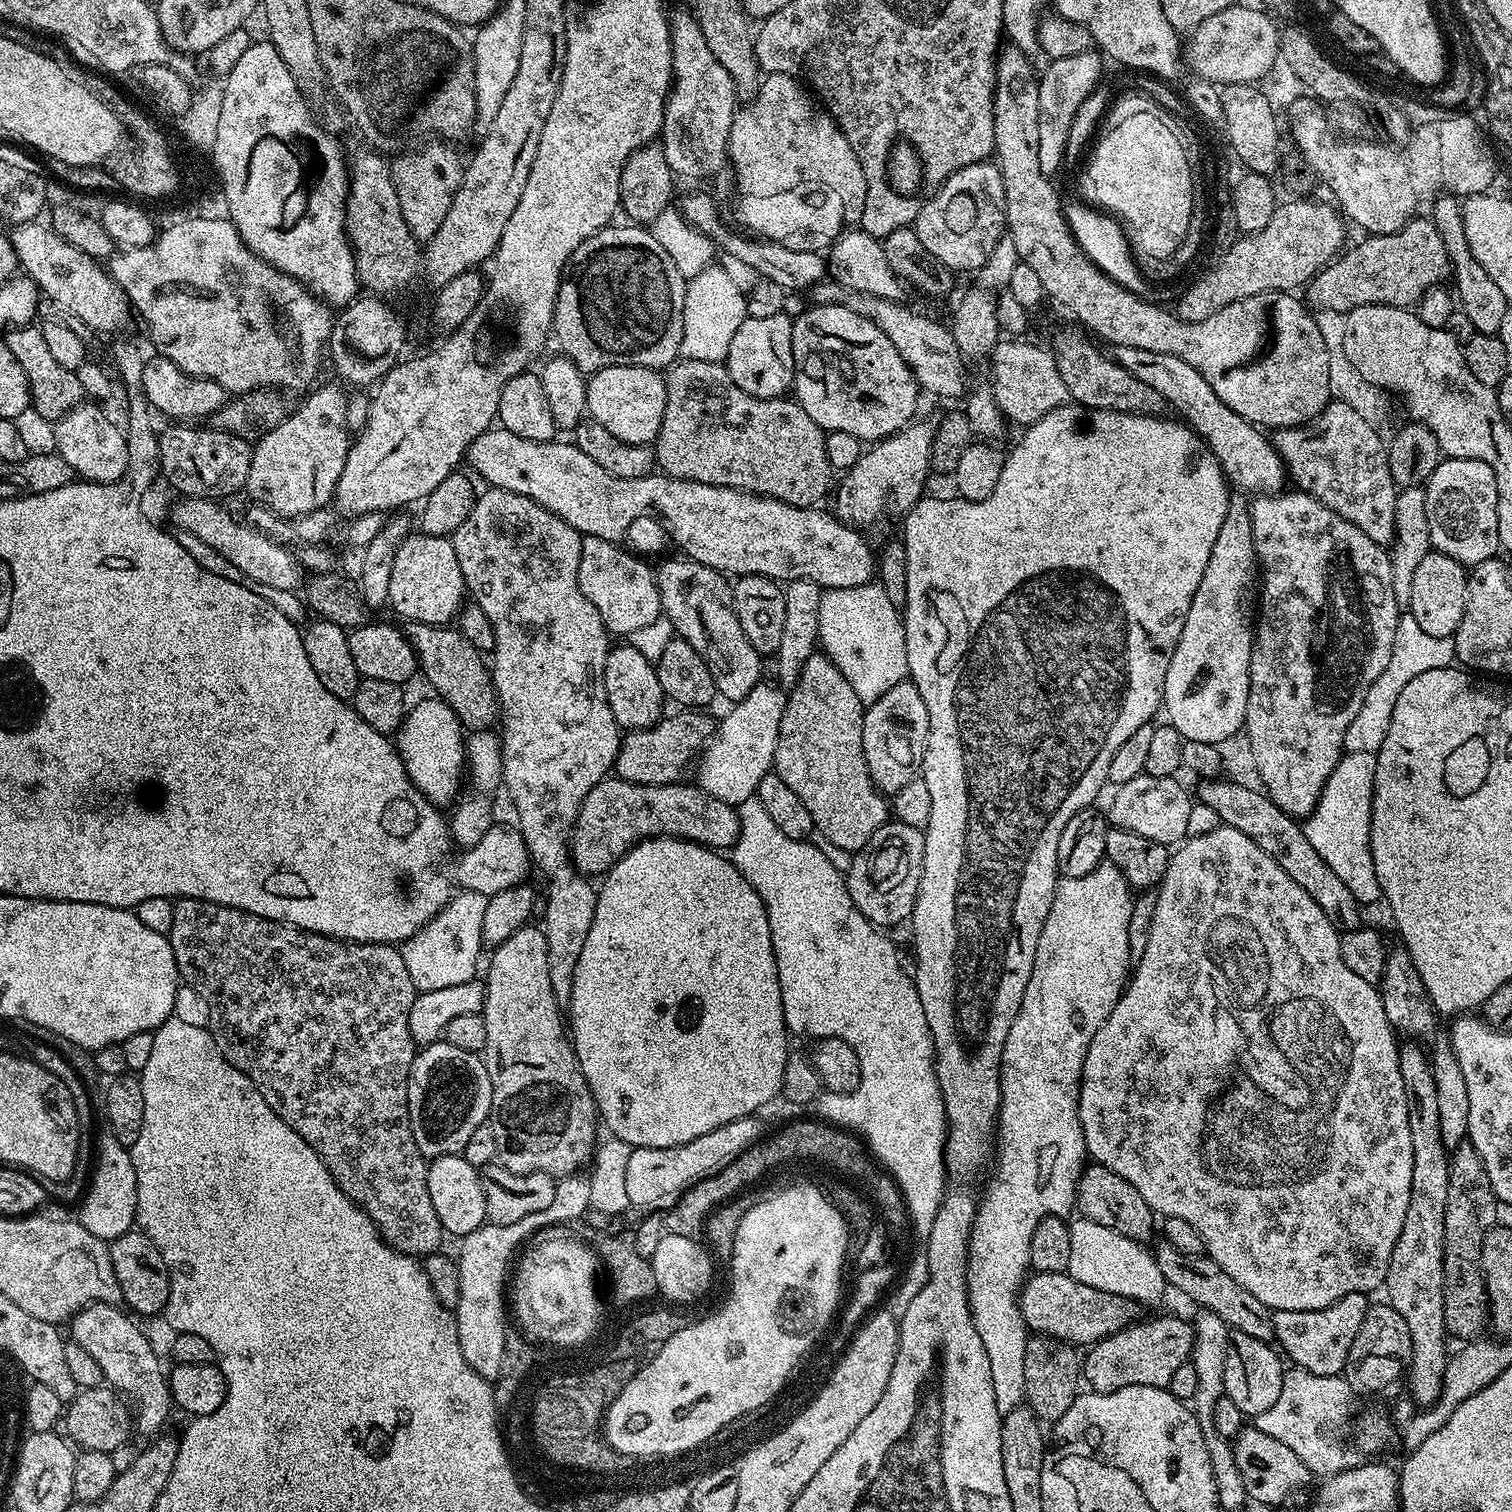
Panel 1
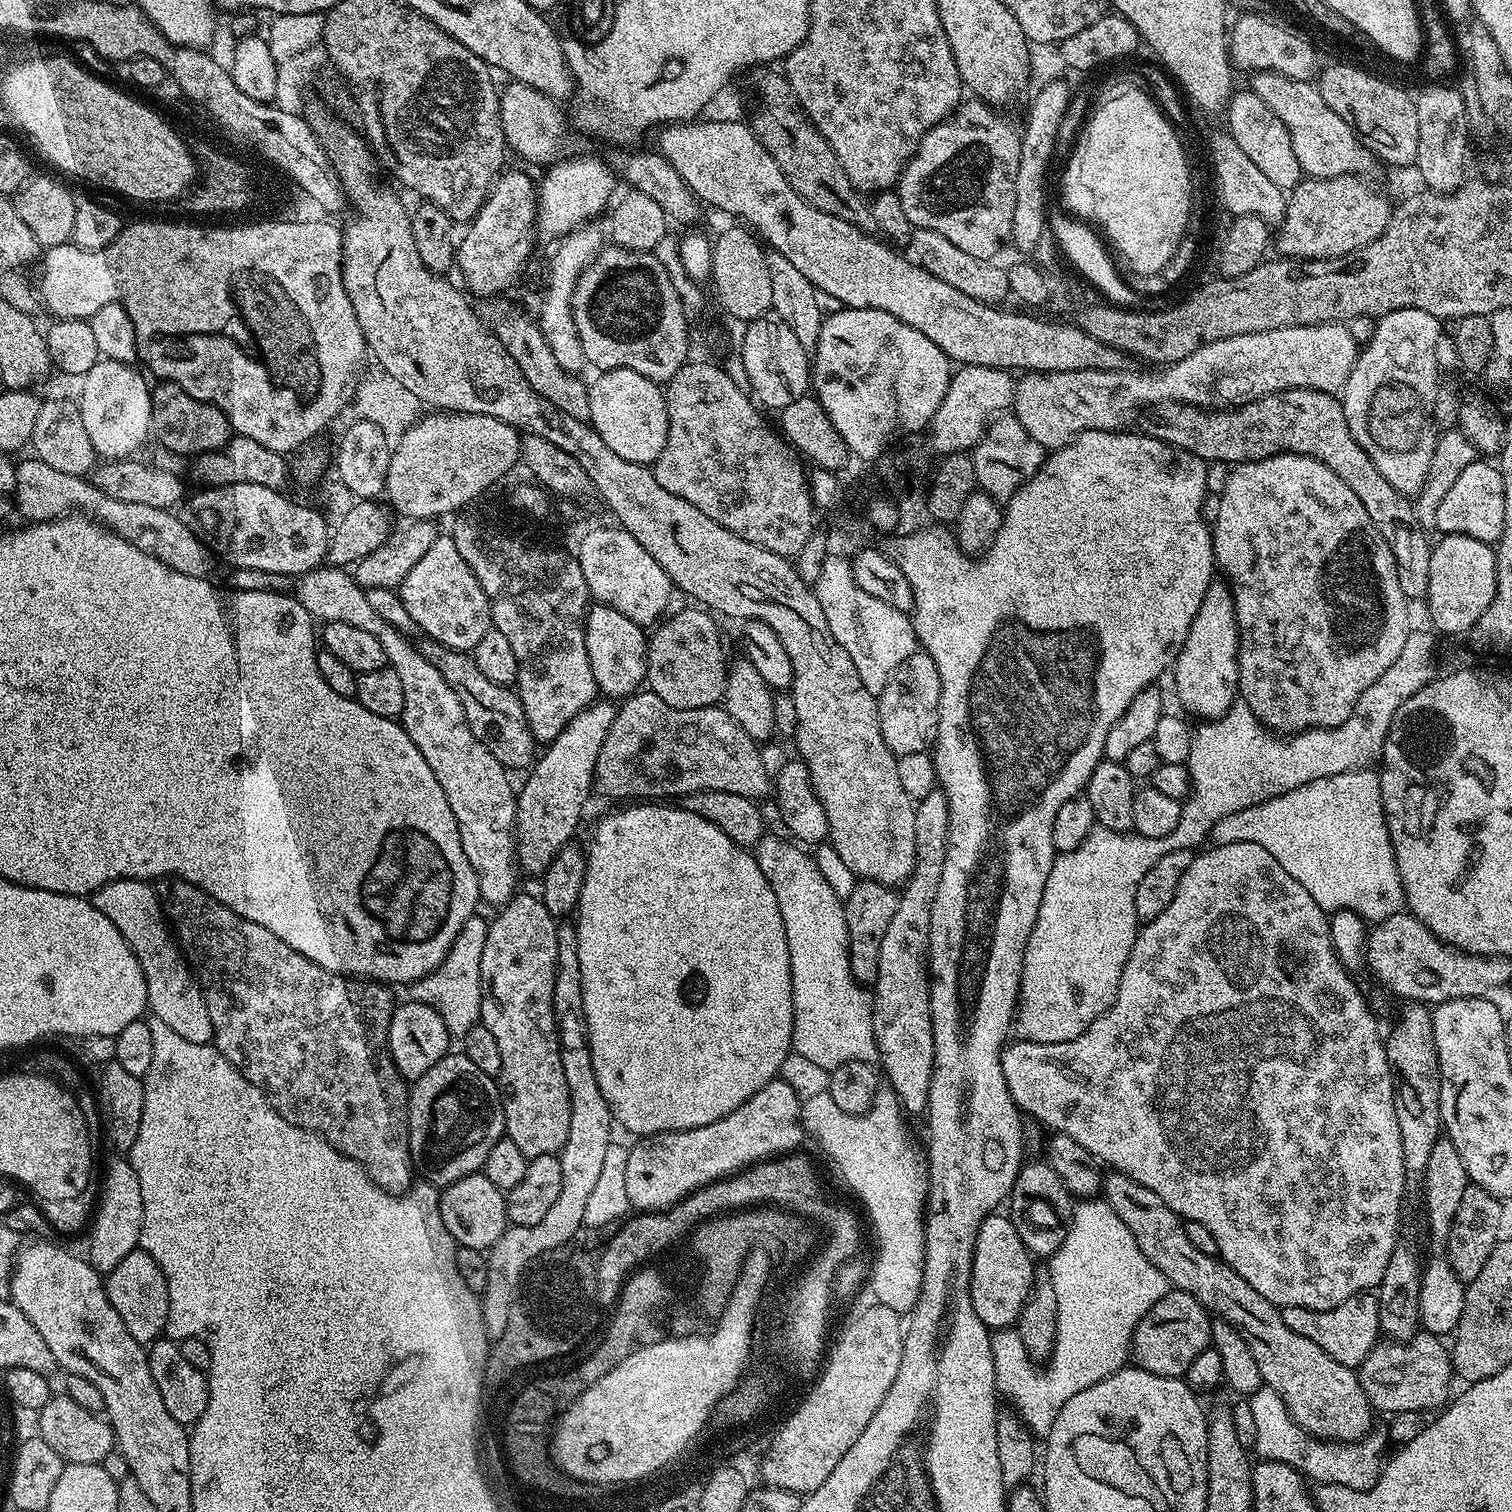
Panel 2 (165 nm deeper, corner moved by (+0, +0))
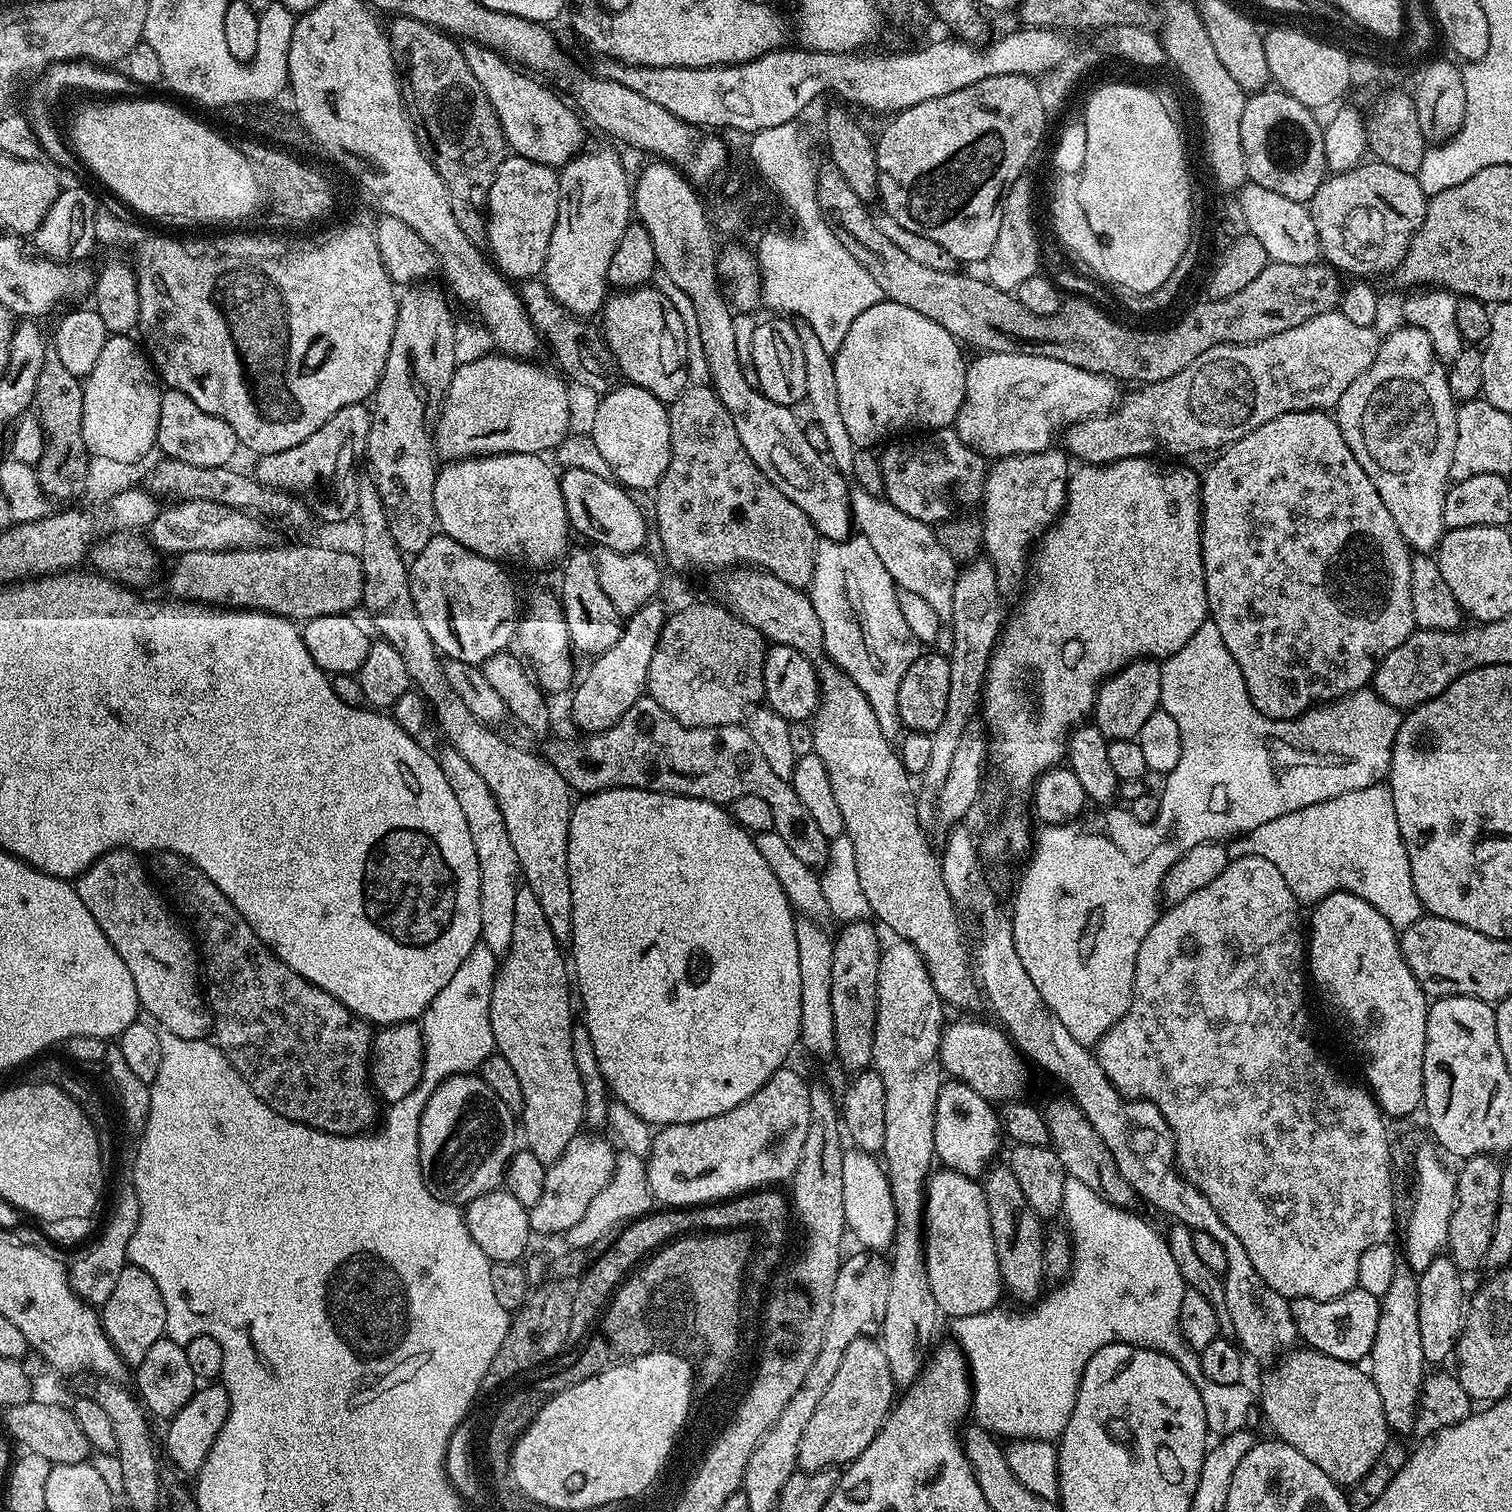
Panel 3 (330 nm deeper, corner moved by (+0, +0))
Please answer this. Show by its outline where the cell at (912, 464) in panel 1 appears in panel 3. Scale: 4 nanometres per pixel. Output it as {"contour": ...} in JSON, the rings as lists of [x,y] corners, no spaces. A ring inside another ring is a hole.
{"contour":[[[986,352],[977,355],[976,361],[968,364],[968,373],[966,374],[966,394],[960,407],[960,413],[956,416],[955,429],[960,433],[962,442],[966,442],[972,449],[979,452],[985,458],[999,458],[1001,456],[1017,456],[1018,453],[1030,454],[1031,452],[1045,452],[1053,447],[1054,440],[1052,435],[1056,431],[1066,430],[1070,425],[1077,424],[1079,420],[1088,420],[1092,416],[1102,416],[1105,412],[1112,411],[1118,403],[1116,396],[1117,381],[1111,376],[1094,374],[1082,370],[1078,366],[1070,366],[1070,362],[1058,362],[1058,358],[1042,358],[1041,356],[1031,356],[1030,354],[1006,354],[1005,352]]]}

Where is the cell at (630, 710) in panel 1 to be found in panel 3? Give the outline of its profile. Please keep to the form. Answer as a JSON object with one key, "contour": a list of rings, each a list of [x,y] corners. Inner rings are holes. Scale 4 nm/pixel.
{"contour":[[[580,548],[569,551],[563,561],[564,577],[560,580],[558,599],[564,606],[564,617],[570,630],[570,638],[577,649],[589,652],[595,658],[610,650],[624,633],[625,621],[620,612],[606,598],[606,590],[602,590],[602,582],[598,582],[598,566],[595,555],[591,551]]]}

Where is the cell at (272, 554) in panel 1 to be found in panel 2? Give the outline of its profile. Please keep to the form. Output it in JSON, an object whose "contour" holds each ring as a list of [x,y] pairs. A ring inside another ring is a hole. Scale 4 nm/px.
{"contour":[[[333,566],[312,568],[295,584],[295,598],[306,606],[313,621],[350,622],[350,626],[367,630],[382,642],[382,650],[386,650],[388,659],[387,667],[393,668],[402,682],[403,701],[399,723],[404,725],[406,734],[410,734],[410,742],[422,750],[422,758],[426,758],[430,770],[434,770],[434,778],[438,778],[438,786],[442,786],[442,794],[446,794],[446,802],[450,802],[450,810],[454,810],[462,850],[466,850],[466,858],[476,871],[480,899],[485,905],[507,904],[518,892],[517,793],[514,784],[512,788],[508,781],[509,773],[500,765],[498,758],[494,758],[494,754],[490,754],[490,750],[486,750],[486,746],[474,738],[466,722],[462,702],[458,702],[458,694],[450,690],[446,678],[442,678],[439,670],[421,655],[414,644],[409,643],[411,641],[403,633],[378,616],[370,606],[365,589],[356,583],[351,571]]]}

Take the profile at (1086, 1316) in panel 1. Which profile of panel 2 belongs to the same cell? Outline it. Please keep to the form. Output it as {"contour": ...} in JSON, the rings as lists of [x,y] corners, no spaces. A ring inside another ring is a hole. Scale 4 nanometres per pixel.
{"contour":[[[993,1214],[980,1223],[972,1251],[972,1273],[968,1286],[974,1314],[982,1318],[989,1330],[1004,1330],[1015,1325],[1034,1287],[1033,1257],[1018,1238],[1011,1219],[1000,1215]]]}

